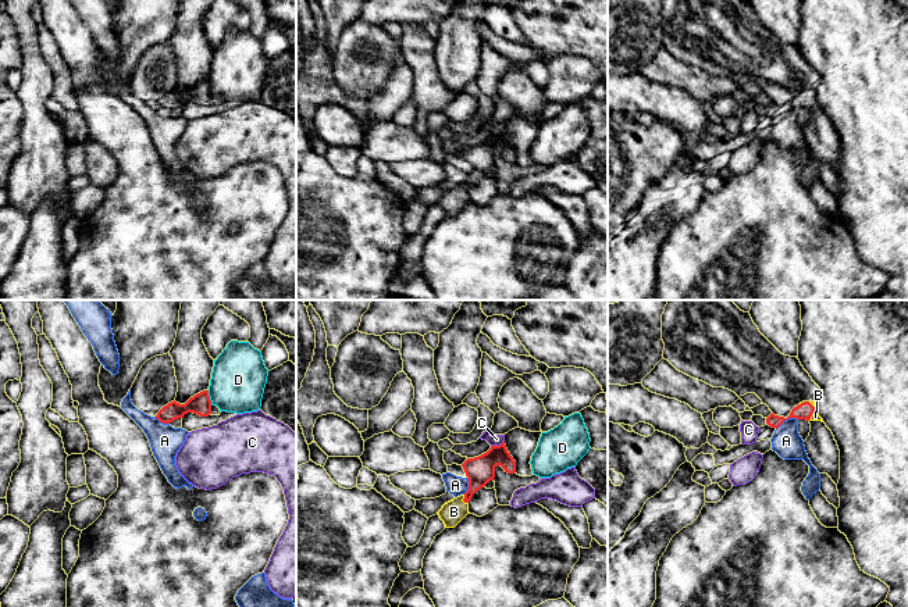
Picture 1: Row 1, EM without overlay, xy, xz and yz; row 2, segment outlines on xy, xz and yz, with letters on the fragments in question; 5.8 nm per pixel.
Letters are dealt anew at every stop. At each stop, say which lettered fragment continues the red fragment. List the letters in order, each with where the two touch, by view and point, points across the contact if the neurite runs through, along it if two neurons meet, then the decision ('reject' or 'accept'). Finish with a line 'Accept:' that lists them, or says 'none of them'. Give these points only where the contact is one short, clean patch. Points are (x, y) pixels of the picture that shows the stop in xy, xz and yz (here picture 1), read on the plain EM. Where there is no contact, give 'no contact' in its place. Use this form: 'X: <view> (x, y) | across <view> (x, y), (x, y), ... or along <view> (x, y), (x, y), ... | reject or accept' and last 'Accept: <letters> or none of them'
A: yz (786, 107) | along yz (797, 107), (787, 107), (776, 118) | reject
B: xz (463, 189) | across xz (480, 159), (472, 179), (463, 189), (454, 200) | accept
C: xz (499, 134) | along xz (504, 128), (501, 132), (491, 135) | reject
D: xy (209, 86) | along xy (207, 79), (212, 93) | reject
Accept: B

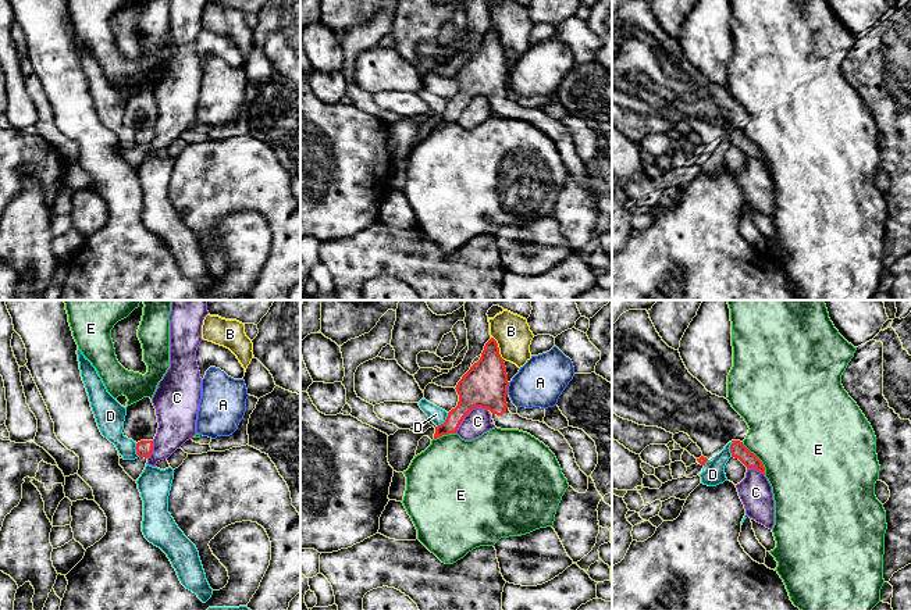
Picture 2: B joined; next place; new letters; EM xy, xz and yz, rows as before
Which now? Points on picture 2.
A: xz (506, 77) | along xz (509, 71), (506, 82) | reject
B: xz (498, 36) | along xz (491, 25), (497, 32), (498, 42), (504, 47) | reject
C: xz (468, 102) | reject
D: xz (445, 110) | along xz (448, 102), (447, 107), (437, 116) | reject
E: yz (758, 147) | along yz (742, 131), (761, 150), (765, 163) | reject
Accept: none of them

